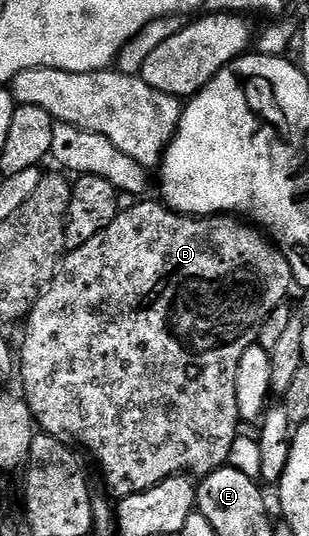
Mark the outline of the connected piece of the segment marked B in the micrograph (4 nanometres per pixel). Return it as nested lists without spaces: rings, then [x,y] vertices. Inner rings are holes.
[[[145,201],[132,202],[135,204],[128,211],[127,208],[120,210],[117,218],[101,229],[97,237],[85,241],[85,245],[70,248],[64,254],[54,279],[39,296],[25,320],[27,332],[23,335],[23,348],[17,351],[17,375],[23,378],[21,395],[26,399],[36,424],[48,435],[84,443],[91,450],[92,457],[99,462],[104,485],[112,491],[112,496],[119,499],[142,495],[174,475],[190,473],[202,477],[213,473],[218,467],[228,466],[233,441],[241,434],[237,401],[237,373],[241,356],[245,349],[256,346],[261,325],[265,325],[269,313],[273,313],[277,305],[285,302],[288,298],[286,295],[293,288],[289,261],[278,246],[250,222],[227,213],[210,217],[180,215],[162,201],[141,202]]]

